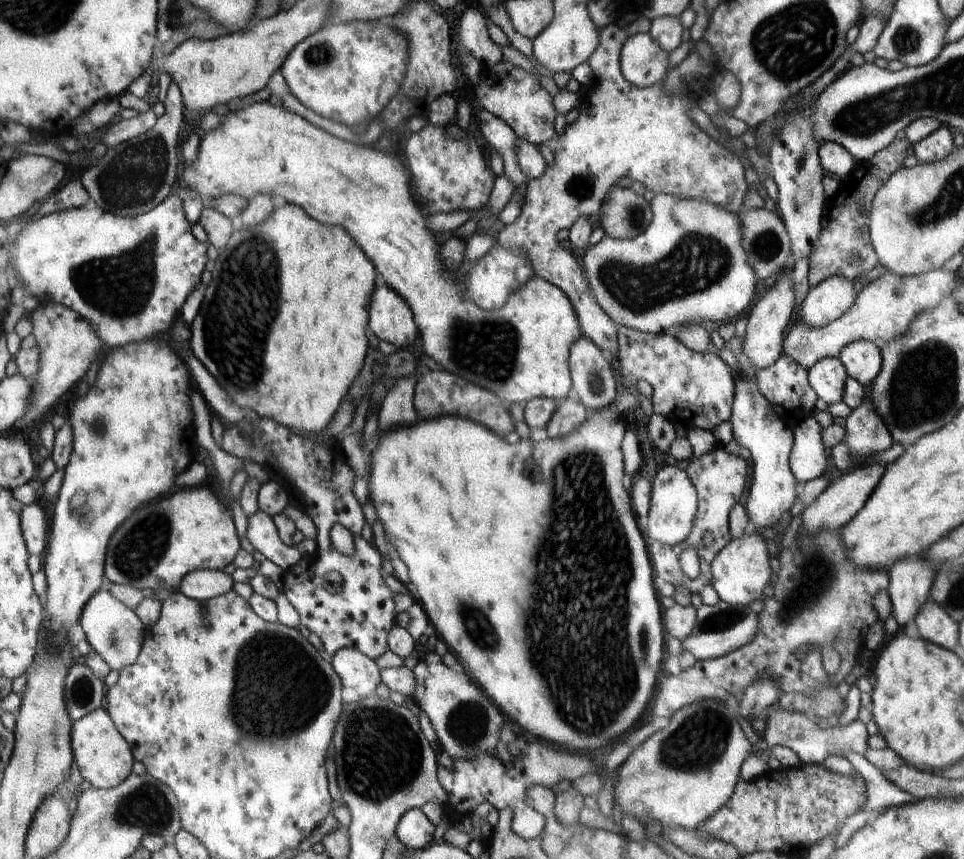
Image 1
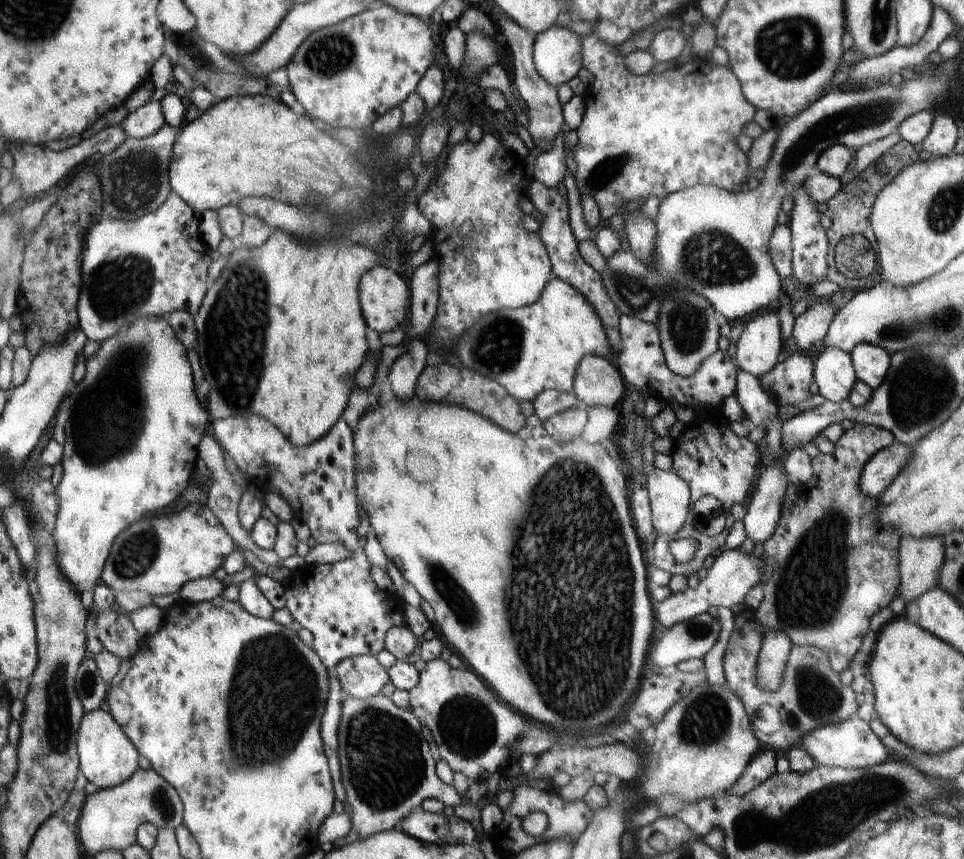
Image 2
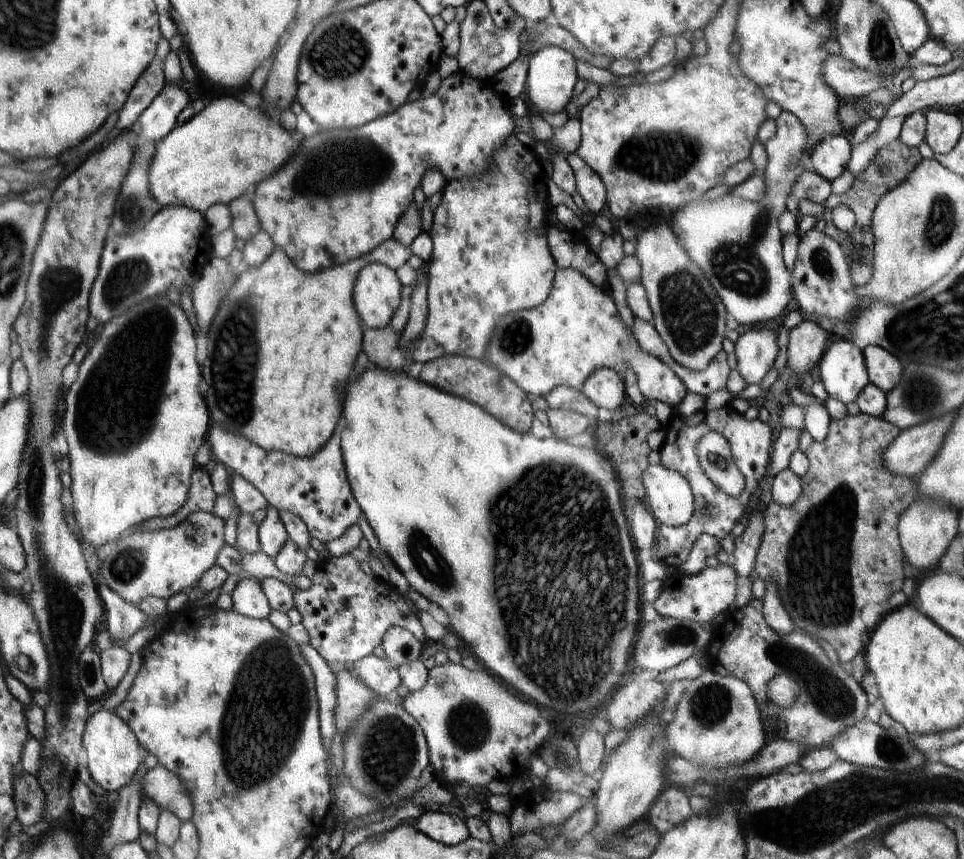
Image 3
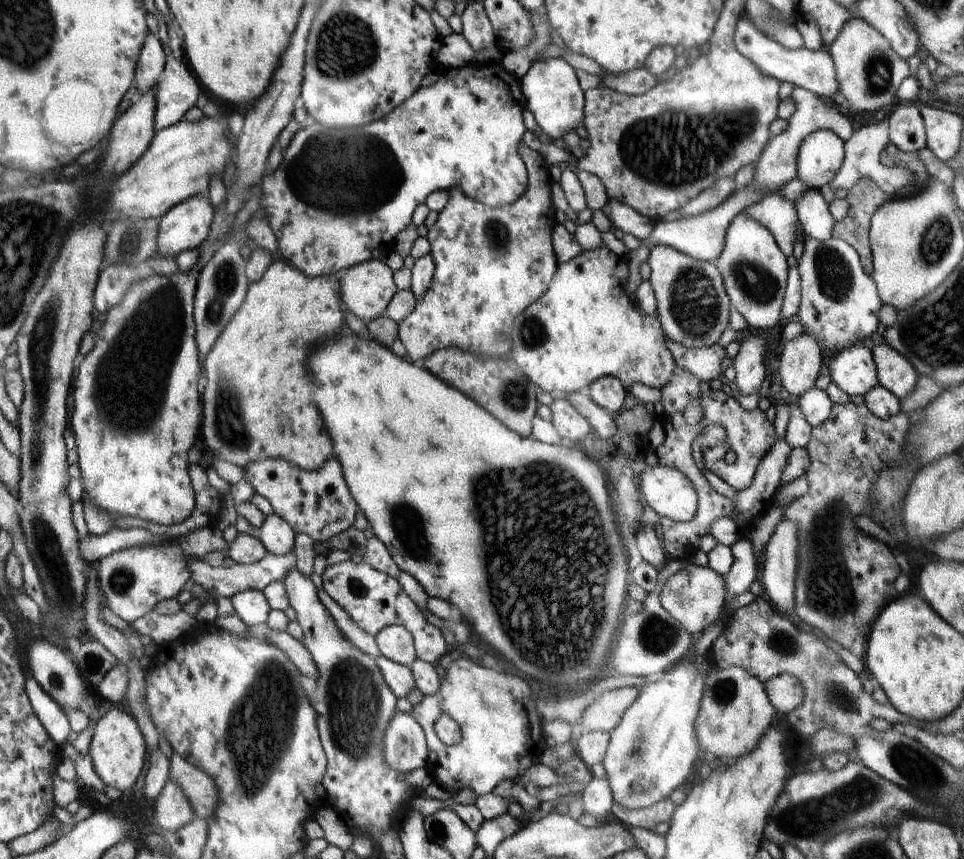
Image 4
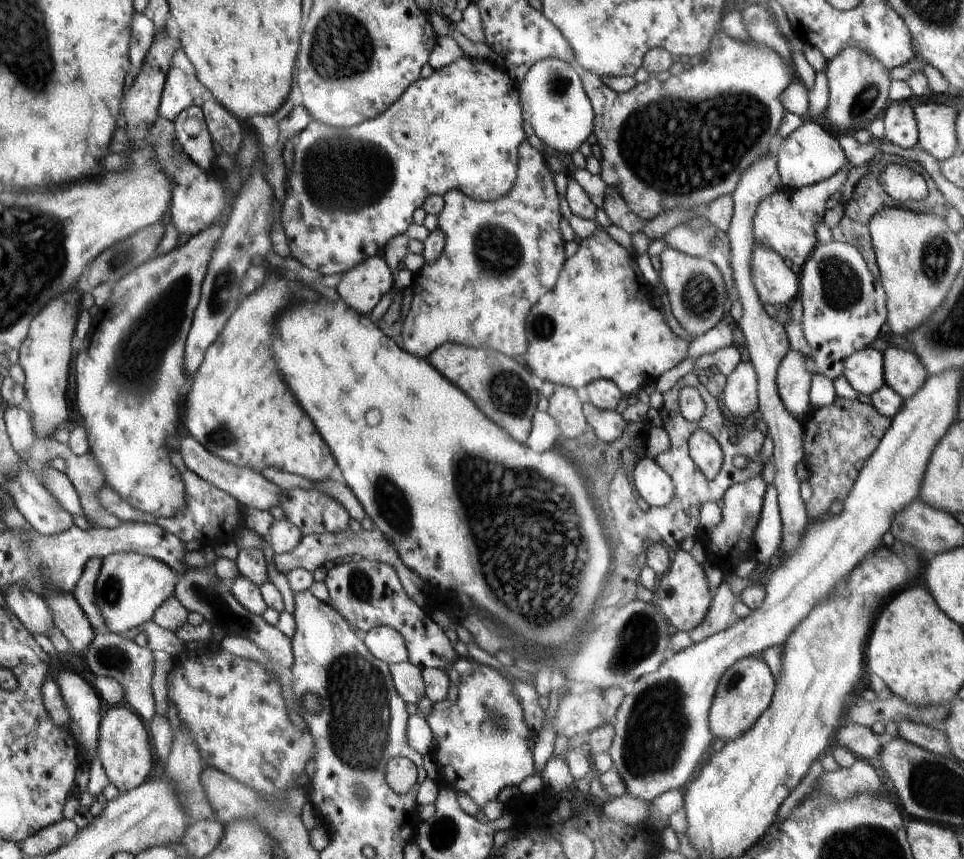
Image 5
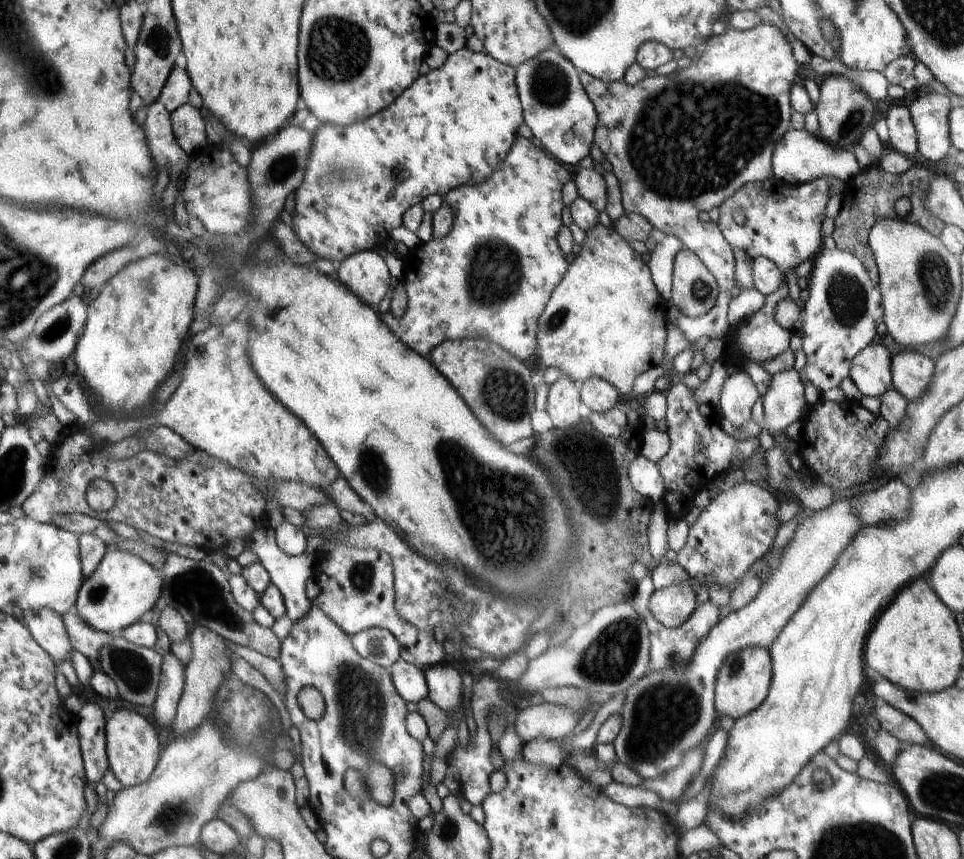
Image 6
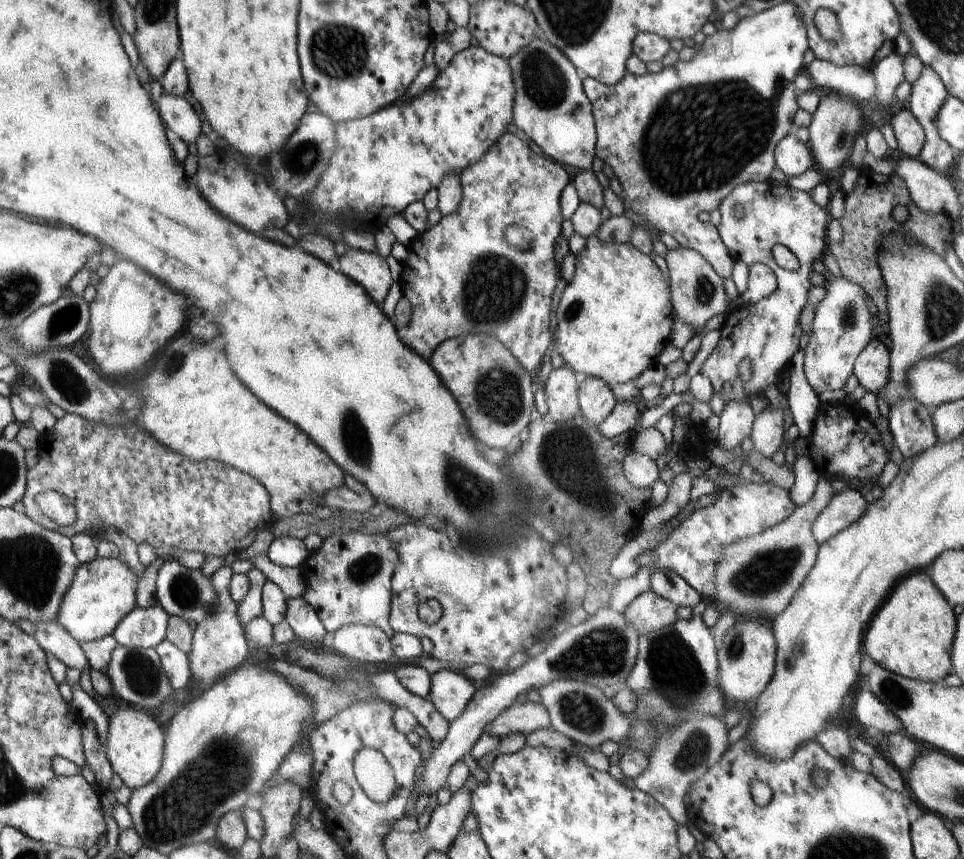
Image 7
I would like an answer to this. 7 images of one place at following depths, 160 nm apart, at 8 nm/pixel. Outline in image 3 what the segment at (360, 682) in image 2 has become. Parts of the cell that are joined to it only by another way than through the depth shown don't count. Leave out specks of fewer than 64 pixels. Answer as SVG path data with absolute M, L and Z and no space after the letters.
M374 655L366 656L350 666L352 674L360 678L372 692L376 692L379 698L385 698L402 685L398 666L387 659L377 658Z

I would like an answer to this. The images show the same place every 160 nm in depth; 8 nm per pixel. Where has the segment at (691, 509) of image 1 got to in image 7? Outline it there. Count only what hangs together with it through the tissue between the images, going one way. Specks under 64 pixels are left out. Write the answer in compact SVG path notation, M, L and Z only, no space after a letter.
M629 453L623 460L625 479L638 489L652 489L659 479L655 460L640 453Z

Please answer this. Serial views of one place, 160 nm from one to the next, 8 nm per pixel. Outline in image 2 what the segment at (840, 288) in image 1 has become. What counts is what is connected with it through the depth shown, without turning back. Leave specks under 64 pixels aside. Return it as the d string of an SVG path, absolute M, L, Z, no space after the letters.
M822 299L821 302L814 303L795 318L792 336L804 354L808 353L812 347L816 348L821 346L821 342L827 336L830 323L833 321L836 312L834 304L830 299Z

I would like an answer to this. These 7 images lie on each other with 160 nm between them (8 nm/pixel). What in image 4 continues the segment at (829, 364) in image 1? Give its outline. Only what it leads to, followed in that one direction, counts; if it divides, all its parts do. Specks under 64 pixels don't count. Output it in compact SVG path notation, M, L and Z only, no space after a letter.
M863 344L838 351L829 363L831 382L848 396L864 396L879 384L872 351Z

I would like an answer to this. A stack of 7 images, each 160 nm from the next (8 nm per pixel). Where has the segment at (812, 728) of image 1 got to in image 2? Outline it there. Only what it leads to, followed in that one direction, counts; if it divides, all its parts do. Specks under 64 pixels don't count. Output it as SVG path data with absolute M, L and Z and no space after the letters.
M857 715L848 720L821 726L813 731L804 733L799 738L797 746L804 749L818 765L827 767L861 769L884 761L900 759L899 755L882 745L880 738L870 729L869 724Z

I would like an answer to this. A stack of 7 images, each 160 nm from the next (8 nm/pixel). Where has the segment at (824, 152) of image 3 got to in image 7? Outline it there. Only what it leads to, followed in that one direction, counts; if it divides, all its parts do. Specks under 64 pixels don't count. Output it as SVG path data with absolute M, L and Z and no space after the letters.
M796 135L785 136L775 148L775 166L786 176L795 177L815 167L811 150Z

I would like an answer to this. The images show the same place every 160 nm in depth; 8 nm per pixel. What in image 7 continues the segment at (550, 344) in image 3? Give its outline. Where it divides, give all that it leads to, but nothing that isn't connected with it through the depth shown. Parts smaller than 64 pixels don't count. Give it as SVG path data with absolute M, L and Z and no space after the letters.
M592 235L587 238L586 246L581 253L577 254L575 263L575 272L572 282L566 286L566 290L562 292L560 303L556 310L556 342L554 342L554 350L560 355L566 364L575 373L582 372L587 377L596 377L602 379L607 385L620 384L630 379L638 378L647 368L656 364L656 360L660 353L670 344L669 338L672 330L673 320L675 318L673 306L671 305L670 296L670 280L654 264L651 255L645 255L639 249L636 249L632 243L605 243L598 236Z

